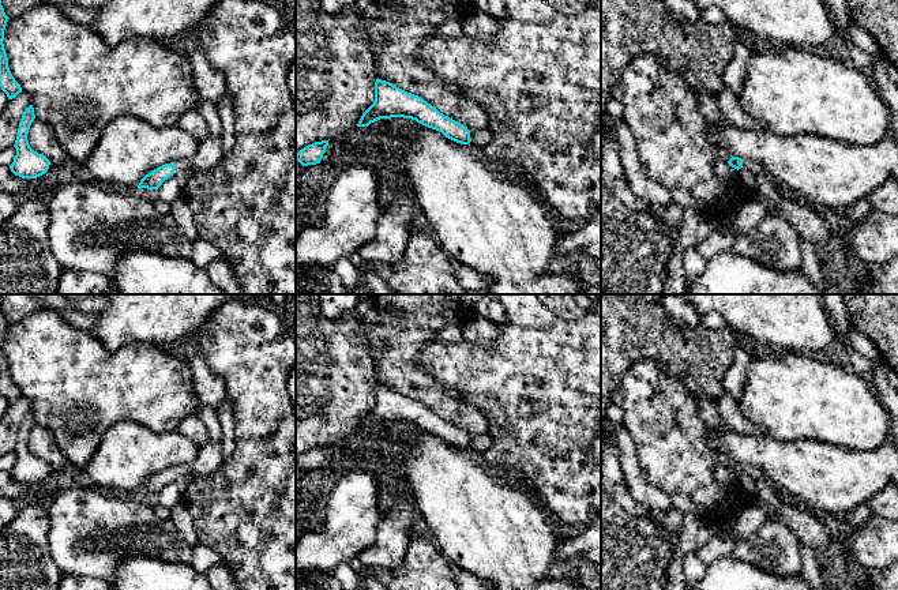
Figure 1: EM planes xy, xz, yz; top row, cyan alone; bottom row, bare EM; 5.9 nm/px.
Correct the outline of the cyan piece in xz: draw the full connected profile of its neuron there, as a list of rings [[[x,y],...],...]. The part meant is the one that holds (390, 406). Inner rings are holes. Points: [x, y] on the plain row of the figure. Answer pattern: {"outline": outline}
{"outline": [[[377,383],[375,387],[375,406],[362,418],[357,432],[368,432],[380,424],[391,422],[416,425],[461,450],[469,450],[471,447],[467,432],[444,421],[421,402]]]}

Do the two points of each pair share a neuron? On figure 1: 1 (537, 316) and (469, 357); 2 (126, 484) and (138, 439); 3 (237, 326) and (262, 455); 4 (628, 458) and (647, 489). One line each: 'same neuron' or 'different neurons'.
1: same neuron
2: same neuron
3: same neuron
4: same neuron

